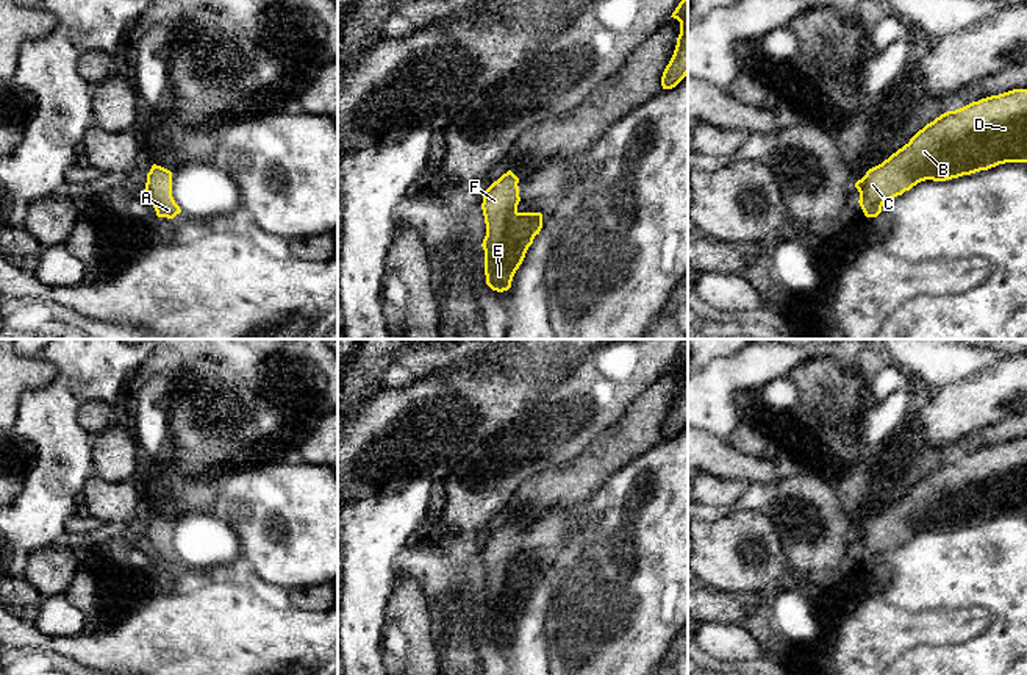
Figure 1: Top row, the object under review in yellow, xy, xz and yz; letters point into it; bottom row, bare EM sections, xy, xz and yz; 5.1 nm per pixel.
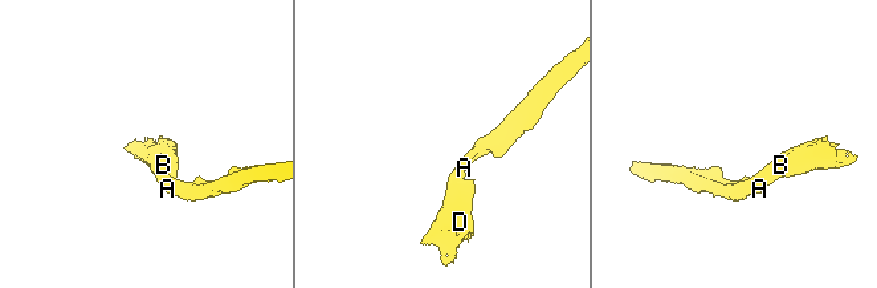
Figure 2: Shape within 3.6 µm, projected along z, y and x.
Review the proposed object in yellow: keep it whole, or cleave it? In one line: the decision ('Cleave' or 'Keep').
Keep

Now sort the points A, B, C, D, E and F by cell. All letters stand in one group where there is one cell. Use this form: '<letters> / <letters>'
A B C D E F

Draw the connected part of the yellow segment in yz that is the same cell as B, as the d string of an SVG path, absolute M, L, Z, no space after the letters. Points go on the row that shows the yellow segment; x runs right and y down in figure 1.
M1013 89L947 111L919 130L908 144L855 183L866 217L877 217L886 200L921 181L946 181L1005 162L1027 162L1027 89Z

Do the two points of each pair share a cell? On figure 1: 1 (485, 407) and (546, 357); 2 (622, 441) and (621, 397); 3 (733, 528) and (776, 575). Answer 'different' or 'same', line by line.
1: same
2: different
3: same

